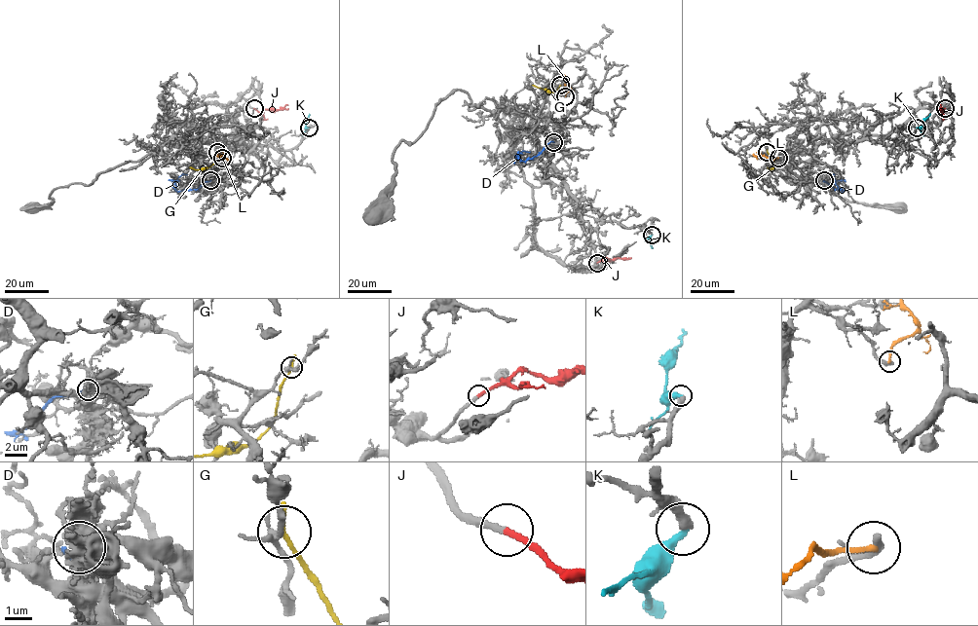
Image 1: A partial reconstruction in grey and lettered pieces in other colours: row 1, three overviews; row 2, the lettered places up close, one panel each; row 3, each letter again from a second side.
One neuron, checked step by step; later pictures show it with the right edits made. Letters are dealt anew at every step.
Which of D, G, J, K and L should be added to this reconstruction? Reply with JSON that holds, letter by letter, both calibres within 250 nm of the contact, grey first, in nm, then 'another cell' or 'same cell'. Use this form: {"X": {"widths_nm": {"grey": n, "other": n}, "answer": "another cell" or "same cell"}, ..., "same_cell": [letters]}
{"D": {"widths_nm": {"grey": 900, "other": 220}, "answer": "another cell"}, "G": {"widths_nm": {"grey": 240, "other": 220}, "answer": "another cell"}, "J": {"widths_nm": {"grey": 260, "other": 240}, "answer": "same cell"}, "K": {"widths_nm": {"grey": 400, "other": 320}, "answer": "another cell"}, "L": {"widths_nm": {"grey": 360, "other": 200}, "answer": "another cell"}, "same_cell": ["J"]}

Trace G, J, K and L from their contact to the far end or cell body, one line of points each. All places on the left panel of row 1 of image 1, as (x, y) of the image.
G: (217, 152), (209, 167), (189, 167)
J: (253, 108), (261, 112), (282, 109), (288, 105)
K: (309, 128), (306, 122), (309, 114)
L: (222, 158), (228, 160), (223, 155), (215, 155)

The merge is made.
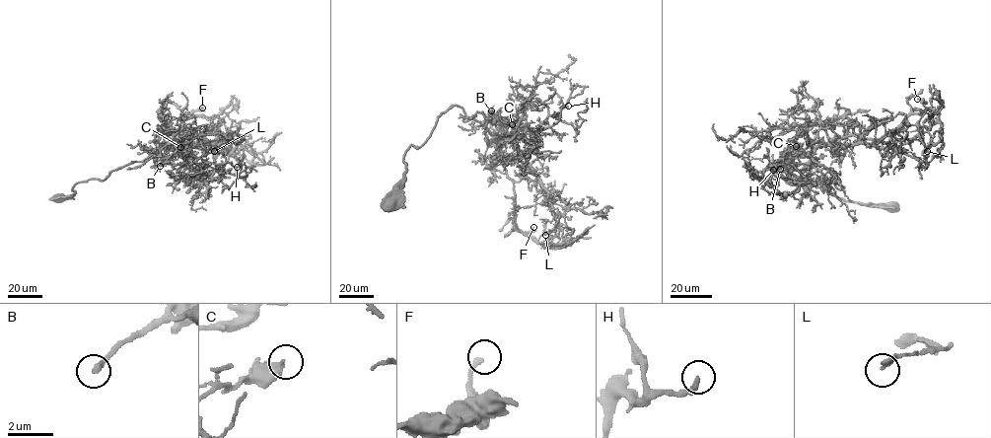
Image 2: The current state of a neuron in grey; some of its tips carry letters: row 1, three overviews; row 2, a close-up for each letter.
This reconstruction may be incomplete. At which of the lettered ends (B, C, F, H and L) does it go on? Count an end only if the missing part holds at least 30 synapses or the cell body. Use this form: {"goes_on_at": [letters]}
{"goes_on_at": ["H"]}

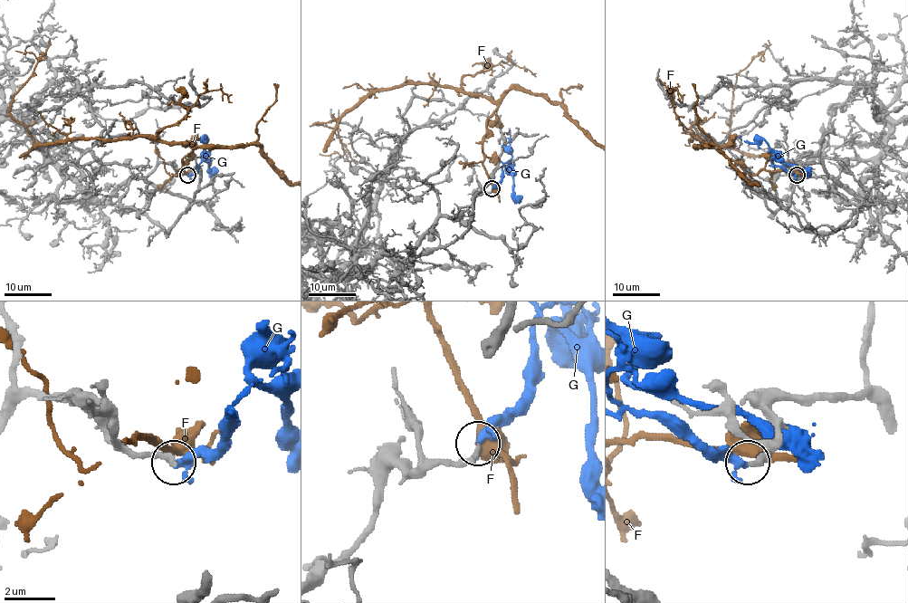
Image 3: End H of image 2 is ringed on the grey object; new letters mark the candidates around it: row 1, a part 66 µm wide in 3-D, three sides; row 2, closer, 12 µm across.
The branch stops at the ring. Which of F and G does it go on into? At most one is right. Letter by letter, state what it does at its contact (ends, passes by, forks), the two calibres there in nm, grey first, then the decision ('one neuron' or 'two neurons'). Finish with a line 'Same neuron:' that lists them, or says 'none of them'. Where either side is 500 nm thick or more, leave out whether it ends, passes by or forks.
F: it forks | 320/420 nm | two neurons
G: it passes by | 280/260 nm | one neuron
Same neuron: G

